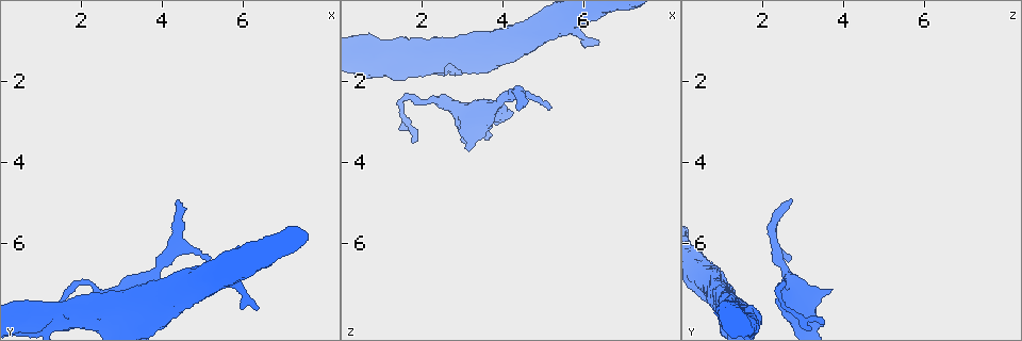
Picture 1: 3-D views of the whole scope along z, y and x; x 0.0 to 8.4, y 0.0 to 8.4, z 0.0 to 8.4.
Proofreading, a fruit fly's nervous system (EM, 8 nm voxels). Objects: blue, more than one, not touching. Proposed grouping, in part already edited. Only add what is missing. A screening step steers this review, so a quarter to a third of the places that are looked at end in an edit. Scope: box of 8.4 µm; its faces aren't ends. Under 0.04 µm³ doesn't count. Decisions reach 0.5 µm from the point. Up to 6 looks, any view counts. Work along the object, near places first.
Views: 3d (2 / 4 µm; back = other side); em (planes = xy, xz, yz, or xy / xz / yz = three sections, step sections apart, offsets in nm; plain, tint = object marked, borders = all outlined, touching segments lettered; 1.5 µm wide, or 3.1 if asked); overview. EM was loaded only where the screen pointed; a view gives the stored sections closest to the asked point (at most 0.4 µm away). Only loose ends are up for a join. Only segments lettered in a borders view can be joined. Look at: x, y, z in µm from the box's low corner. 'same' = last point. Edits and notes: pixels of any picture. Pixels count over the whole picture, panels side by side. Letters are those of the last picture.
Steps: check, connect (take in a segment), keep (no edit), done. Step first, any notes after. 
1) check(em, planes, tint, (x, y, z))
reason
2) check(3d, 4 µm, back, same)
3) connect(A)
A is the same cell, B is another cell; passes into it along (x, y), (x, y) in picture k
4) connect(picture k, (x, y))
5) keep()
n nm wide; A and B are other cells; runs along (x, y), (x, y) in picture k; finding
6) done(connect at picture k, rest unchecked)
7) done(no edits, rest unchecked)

check(3d, 4 µm, (1.85, 8.00, 3.55))
tapers out

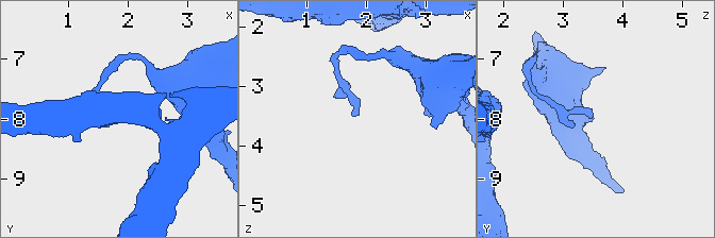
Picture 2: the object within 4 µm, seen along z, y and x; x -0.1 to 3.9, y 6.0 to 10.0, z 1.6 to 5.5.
check(em, planes, tint, (1.85, 7.95, 3.55))
now the EM

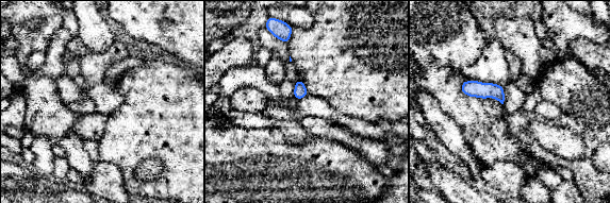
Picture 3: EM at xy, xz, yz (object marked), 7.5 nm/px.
check(em, planes, borders, same)
see the neighbours

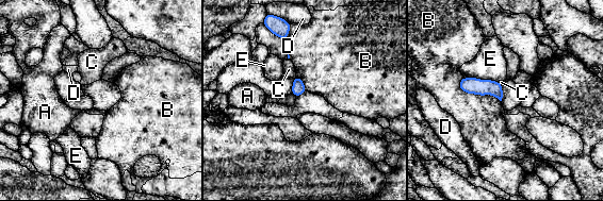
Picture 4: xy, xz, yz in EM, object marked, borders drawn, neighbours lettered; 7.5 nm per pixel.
keep()
A, B, C, D and E are other cells; border along (460, 79), (462, 90), (500, 101) in picture 4; none of them fits

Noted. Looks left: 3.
check(em, planes, borders, (1.30, 7.55, 1.00))
an open end

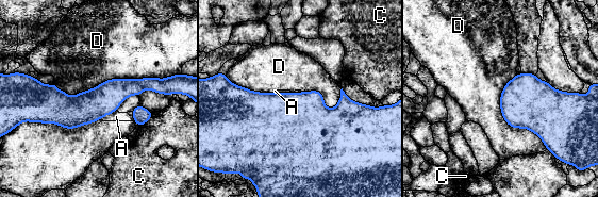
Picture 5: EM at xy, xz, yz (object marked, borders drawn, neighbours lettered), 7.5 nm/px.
keep()
A, C and D are other cells; no lettered segment goes on from it

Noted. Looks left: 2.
check(em, planes, plain, (4.40, 4.90, 2.70))
free end

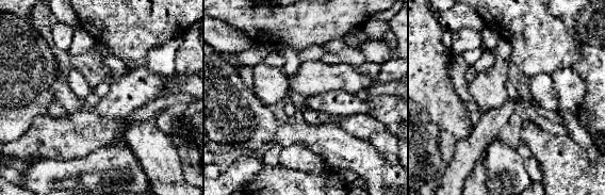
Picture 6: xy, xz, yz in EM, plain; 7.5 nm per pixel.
check(em, planes, borders, same)
what lies round it

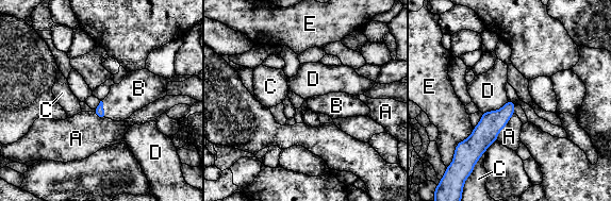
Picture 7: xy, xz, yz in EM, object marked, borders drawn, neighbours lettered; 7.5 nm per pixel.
connect(B)
B is the same cell, A, C, D and E are other cells; passes into it along (99, 111), (103, 110), (132, 94) in picture 7; it goes on there

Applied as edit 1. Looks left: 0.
done(connect at picture 7, rest unchecked)

